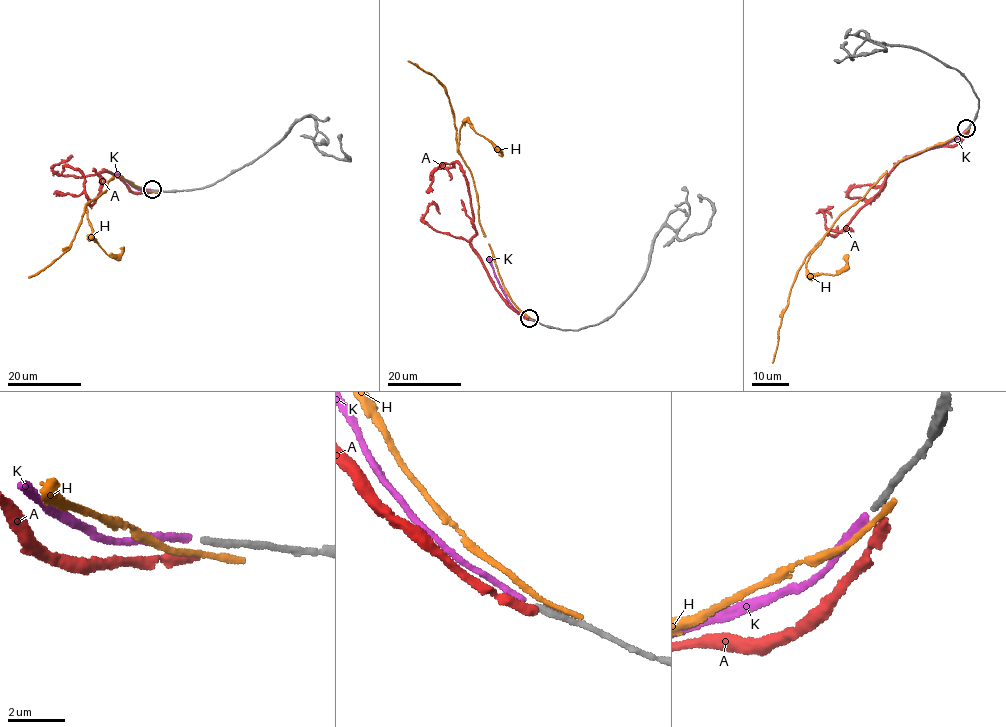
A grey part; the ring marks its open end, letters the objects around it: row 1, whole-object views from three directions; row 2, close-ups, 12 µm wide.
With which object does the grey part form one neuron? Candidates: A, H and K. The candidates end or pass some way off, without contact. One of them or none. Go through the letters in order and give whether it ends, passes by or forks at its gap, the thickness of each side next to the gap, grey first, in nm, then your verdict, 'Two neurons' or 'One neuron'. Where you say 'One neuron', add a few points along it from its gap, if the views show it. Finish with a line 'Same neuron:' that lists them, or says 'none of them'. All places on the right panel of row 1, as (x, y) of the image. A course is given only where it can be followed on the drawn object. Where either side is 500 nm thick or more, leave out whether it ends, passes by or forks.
A: It ends there. Thickness 240 nm (grey) against 360 nm. Two neurons
H: It passes by. Thickness 240 nm (grey) against 170 nm. Two neurons
K: It ends there. Thickness 240 nm (grey) against 220 nm. One neuron. Its course: (966, 129), (962, 135), (902, 159)
Same neuron: K

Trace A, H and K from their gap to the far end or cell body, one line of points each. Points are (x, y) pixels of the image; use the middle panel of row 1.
A: (529, 319), (508, 306), (469, 242), (476, 231), (462, 165), (455, 162), (452, 168), (437, 169), (430, 179)
H: (529, 317), (515, 305), (503, 285), (479, 219), (477, 193), (471, 174), (458, 150), (445, 86), (408, 61)
K: (528, 318), (509, 302), (487, 256)

